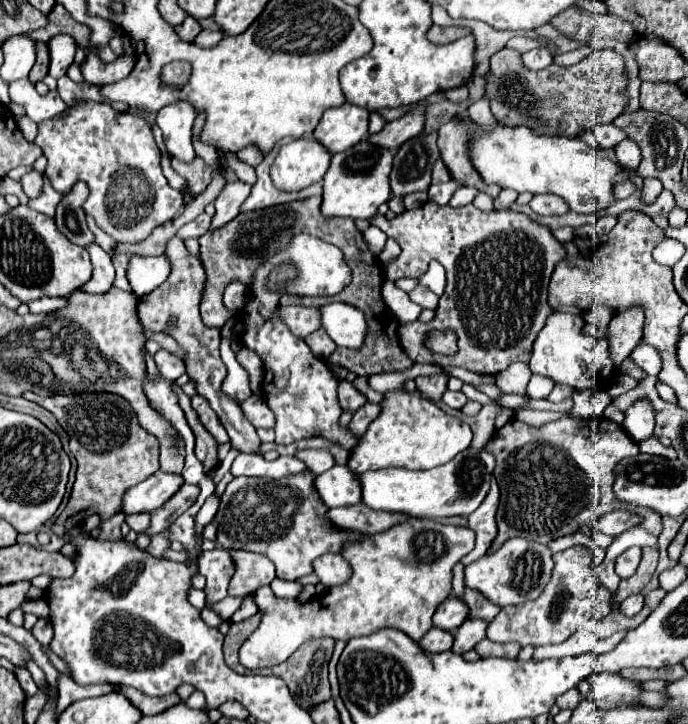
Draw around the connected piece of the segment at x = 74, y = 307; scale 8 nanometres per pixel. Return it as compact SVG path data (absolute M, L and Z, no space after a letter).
M111 287L107 293L103 295L93 295L93 293L85 293L81 289L77 289L77 293L73 293L69 297L69 307L65 311L59 311L59 319L69 319L79 323L85 333L89 335L89 341L99 349L99 353L115 363L115 367L119 369L119 375L111 379L111 393L121 395L123 399L127 399L133 407L133 411L137 413L137 419L143 427L153 427L157 423L155 411L151 409L145 391L143 391L143 381L145 381L145 371L143 369L143 355L141 351L145 351L145 337L141 335L141 325L137 323L135 315L133 315L133 293L121 291L117 287Z

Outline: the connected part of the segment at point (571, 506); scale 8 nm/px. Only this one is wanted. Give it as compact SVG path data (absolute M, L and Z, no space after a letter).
M565 417L543 427L531 427L521 423L519 419L507 421L501 429L497 429L495 437L485 447L495 461L495 479L501 489L501 503L497 511L497 525L499 533L489 549L489 553L497 551L507 539L523 537L529 541L539 541L547 545L549 541L575 533L581 523L601 517L607 511L615 509L629 509L629 505L621 505L613 493L613 467L621 457L637 455L639 447L635 441L629 439L625 429L609 419L581 419L581 417Z

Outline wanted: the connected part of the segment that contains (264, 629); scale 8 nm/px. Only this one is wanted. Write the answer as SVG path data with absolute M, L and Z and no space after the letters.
M407 519L377 535L363 535L361 541L345 543L341 555L351 565L353 575L343 585L331 587L325 597L315 595L305 605L299 605L295 599L275 597L269 585L259 587L253 593L253 601L257 603L261 623L249 641L241 645L241 665L249 669L275 667L309 639L331 637L349 641L389 627L419 641L431 629L431 617L439 603L451 595L453 565L473 549L473 537L475 533L469 527Z

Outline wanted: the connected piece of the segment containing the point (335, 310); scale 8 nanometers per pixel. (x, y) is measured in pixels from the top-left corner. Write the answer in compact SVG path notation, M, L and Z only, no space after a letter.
M327 303L319 307L321 327L341 347L357 349L365 339L365 317L359 309L345 303Z

